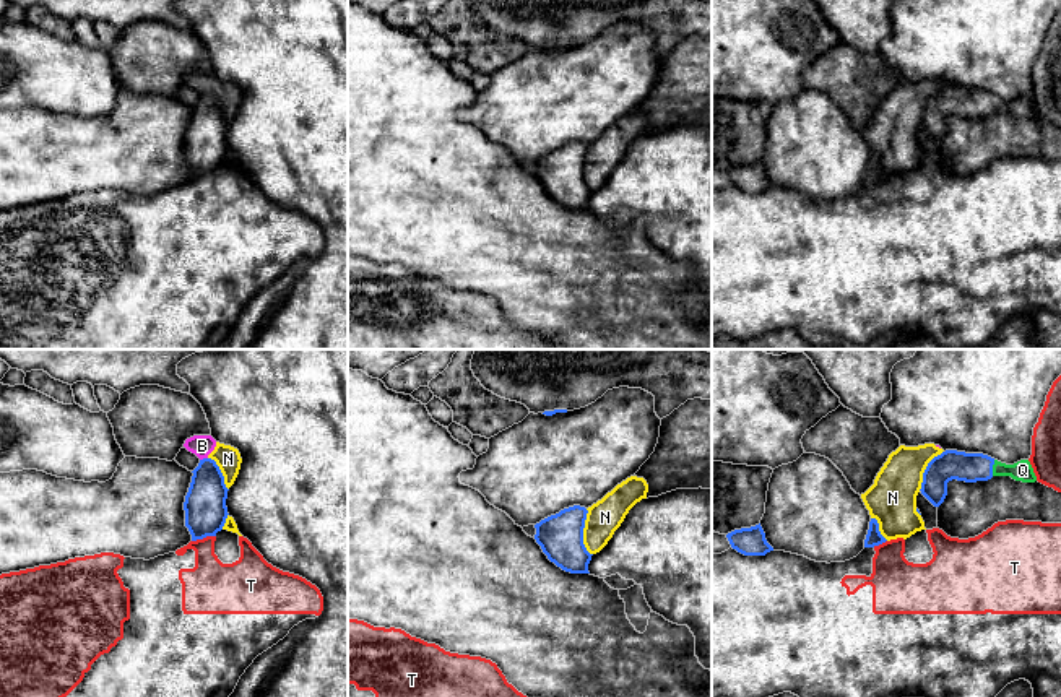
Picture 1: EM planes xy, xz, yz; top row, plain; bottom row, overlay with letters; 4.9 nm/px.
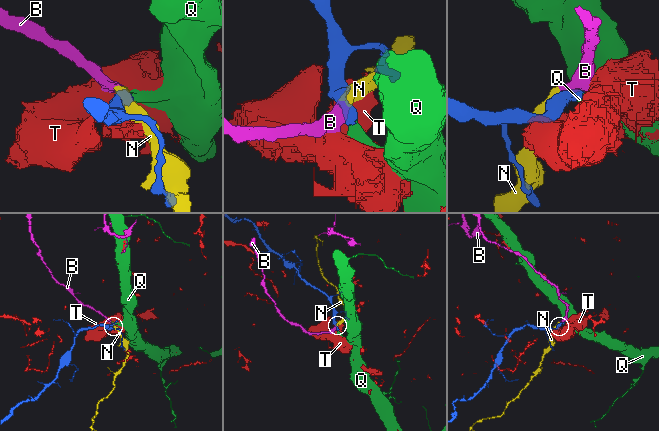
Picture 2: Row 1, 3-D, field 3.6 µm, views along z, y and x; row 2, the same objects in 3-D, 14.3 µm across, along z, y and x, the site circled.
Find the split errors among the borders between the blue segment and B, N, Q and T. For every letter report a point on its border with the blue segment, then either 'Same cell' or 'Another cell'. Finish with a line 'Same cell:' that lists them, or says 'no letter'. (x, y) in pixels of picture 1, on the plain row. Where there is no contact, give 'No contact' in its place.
B: Touches blue at xy (203, 95). Another cell
N: Touches blue at xz (582, 168). Another cell
Q: Touches blue at yz (991, 104). Same cell
T: Touches blue at xy (203, 173). Another cell
Same cell: Q

